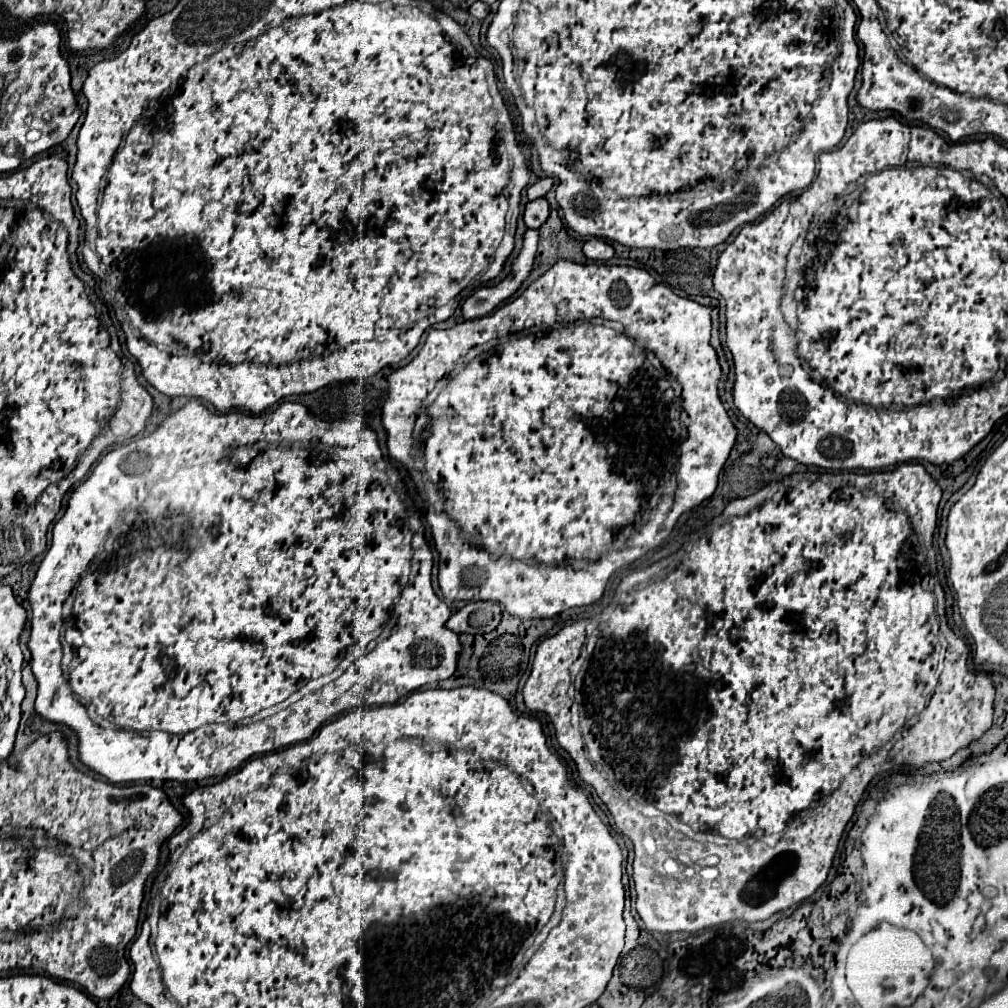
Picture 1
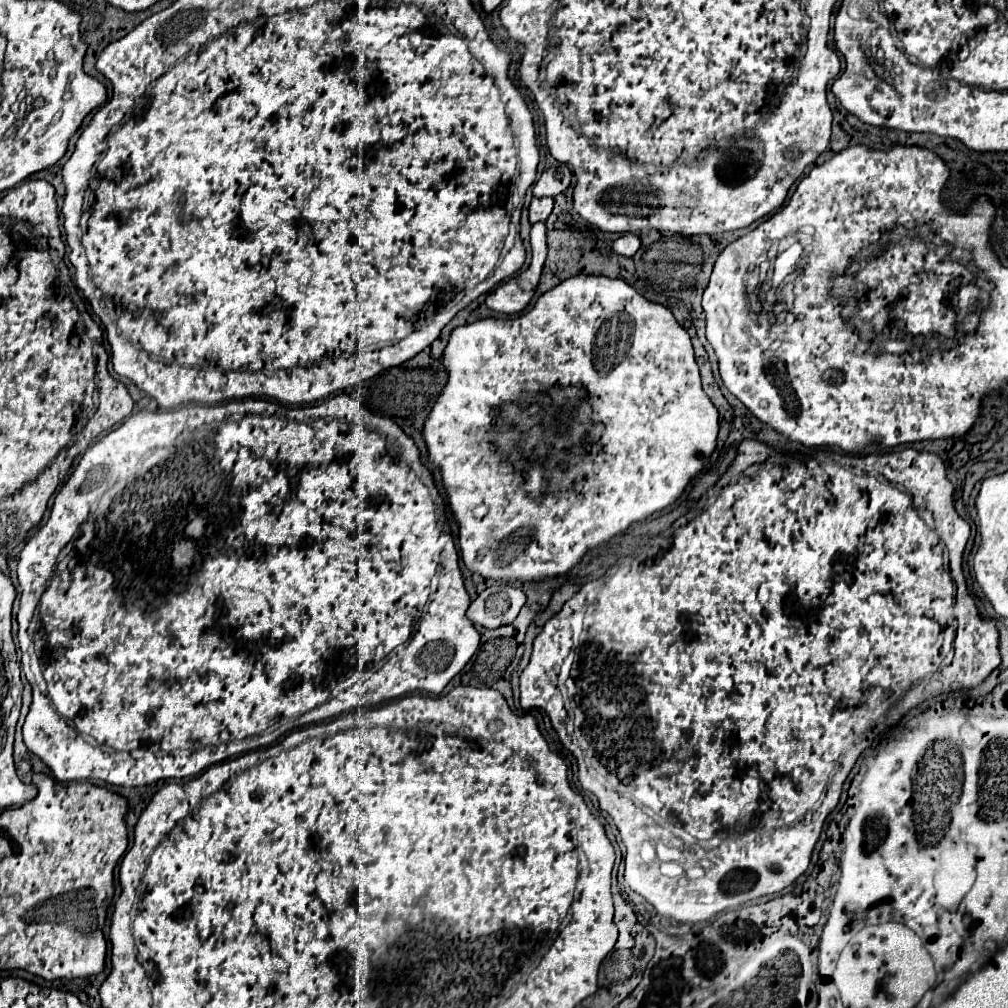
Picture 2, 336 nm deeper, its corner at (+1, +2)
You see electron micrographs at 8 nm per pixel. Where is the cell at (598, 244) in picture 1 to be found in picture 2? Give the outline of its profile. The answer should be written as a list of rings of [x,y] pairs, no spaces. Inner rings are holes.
[[[623,235],[617,241],[613,241],[613,251],[625,257],[633,257],[639,247],[641,247],[639,235]]]

